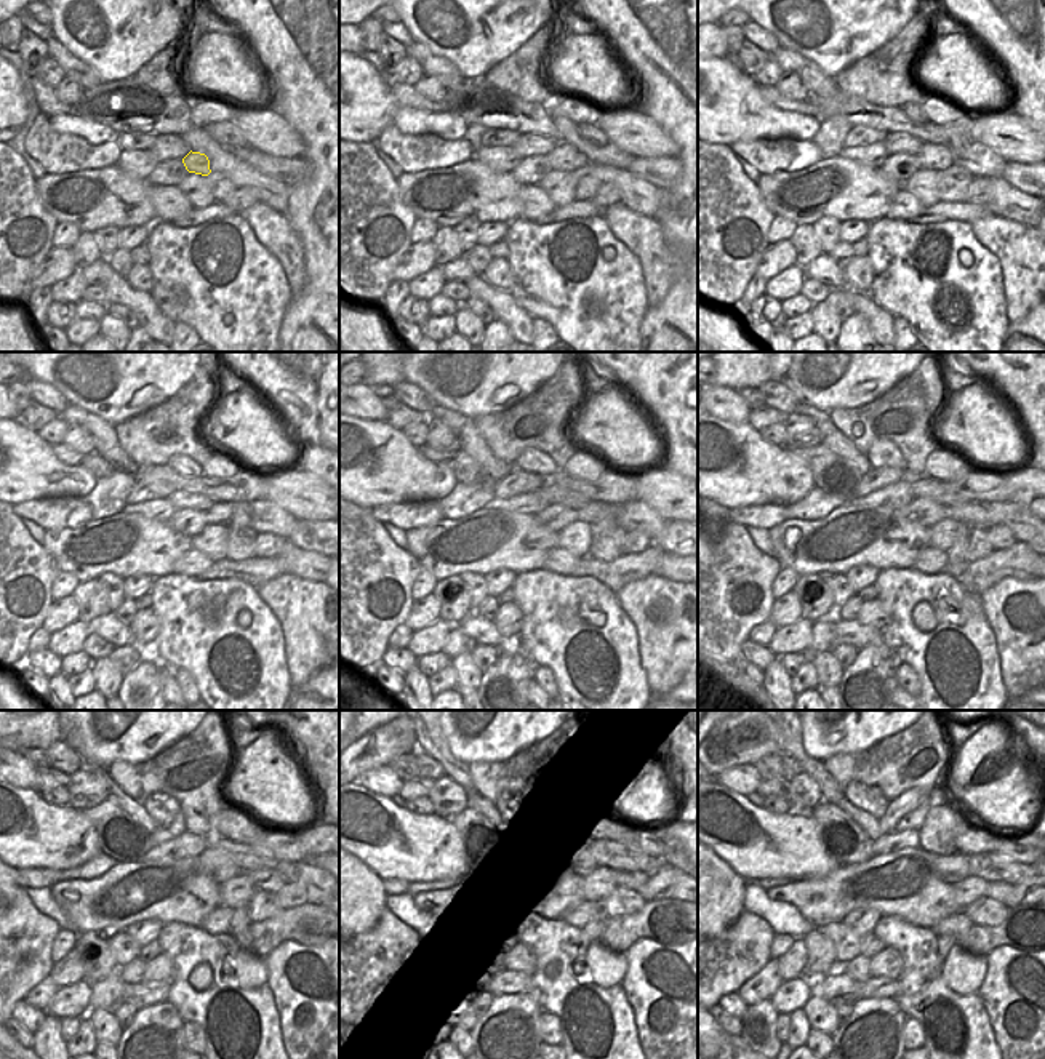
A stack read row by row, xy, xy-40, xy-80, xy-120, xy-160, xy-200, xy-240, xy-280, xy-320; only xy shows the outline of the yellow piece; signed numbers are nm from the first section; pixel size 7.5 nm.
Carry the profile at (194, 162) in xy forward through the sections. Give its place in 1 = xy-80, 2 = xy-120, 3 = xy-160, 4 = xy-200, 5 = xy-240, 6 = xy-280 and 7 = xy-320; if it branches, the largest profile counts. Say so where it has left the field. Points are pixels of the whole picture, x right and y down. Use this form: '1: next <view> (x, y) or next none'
1: next xy-80 (932, 157)
2: next xy-120 (220, 514)
3: next xy-160 (594, 511)
4: next xy-200 (972, 514)
5: next xy-240 (269, 880)
6: next xy-280 (632, 880)
7: next xy-320 (1005, 893)

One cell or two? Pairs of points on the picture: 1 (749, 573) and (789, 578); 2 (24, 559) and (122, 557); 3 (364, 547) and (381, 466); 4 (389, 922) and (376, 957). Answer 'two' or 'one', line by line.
1: two
2: two
3: two
4: one

